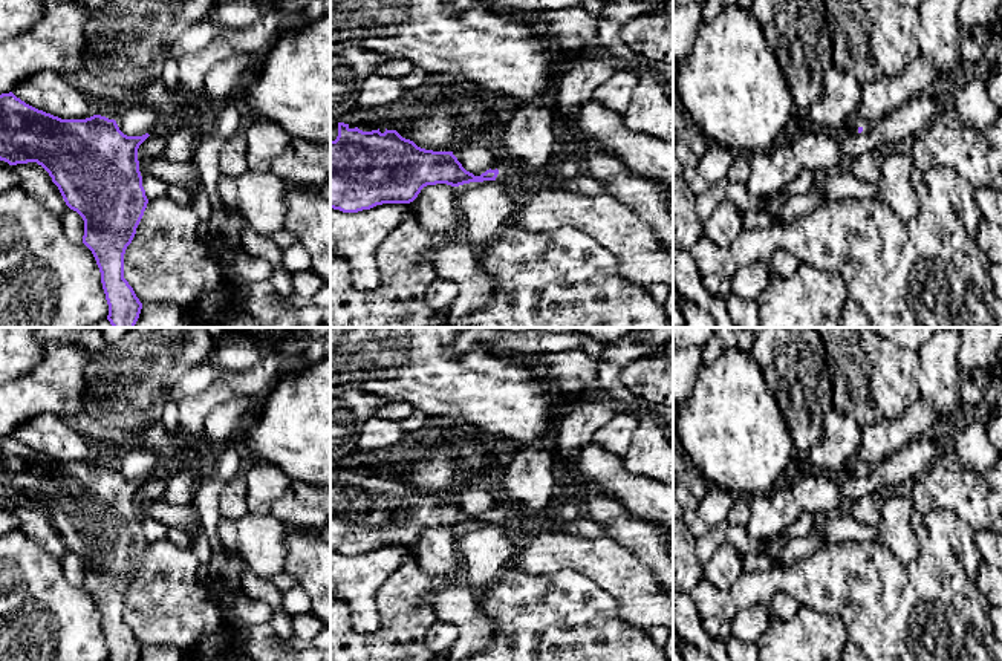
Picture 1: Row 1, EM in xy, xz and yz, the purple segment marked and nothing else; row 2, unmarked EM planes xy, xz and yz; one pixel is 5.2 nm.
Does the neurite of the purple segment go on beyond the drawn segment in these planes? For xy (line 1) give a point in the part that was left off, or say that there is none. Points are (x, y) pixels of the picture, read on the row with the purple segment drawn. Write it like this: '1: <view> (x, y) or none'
1: none

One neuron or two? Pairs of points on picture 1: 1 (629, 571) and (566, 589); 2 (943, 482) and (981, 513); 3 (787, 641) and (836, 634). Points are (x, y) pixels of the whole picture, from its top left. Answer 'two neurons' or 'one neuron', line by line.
1: two neurons
2: one neuron
3: one neuron

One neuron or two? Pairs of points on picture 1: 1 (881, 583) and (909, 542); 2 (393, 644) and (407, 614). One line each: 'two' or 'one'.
1: two
2: one

